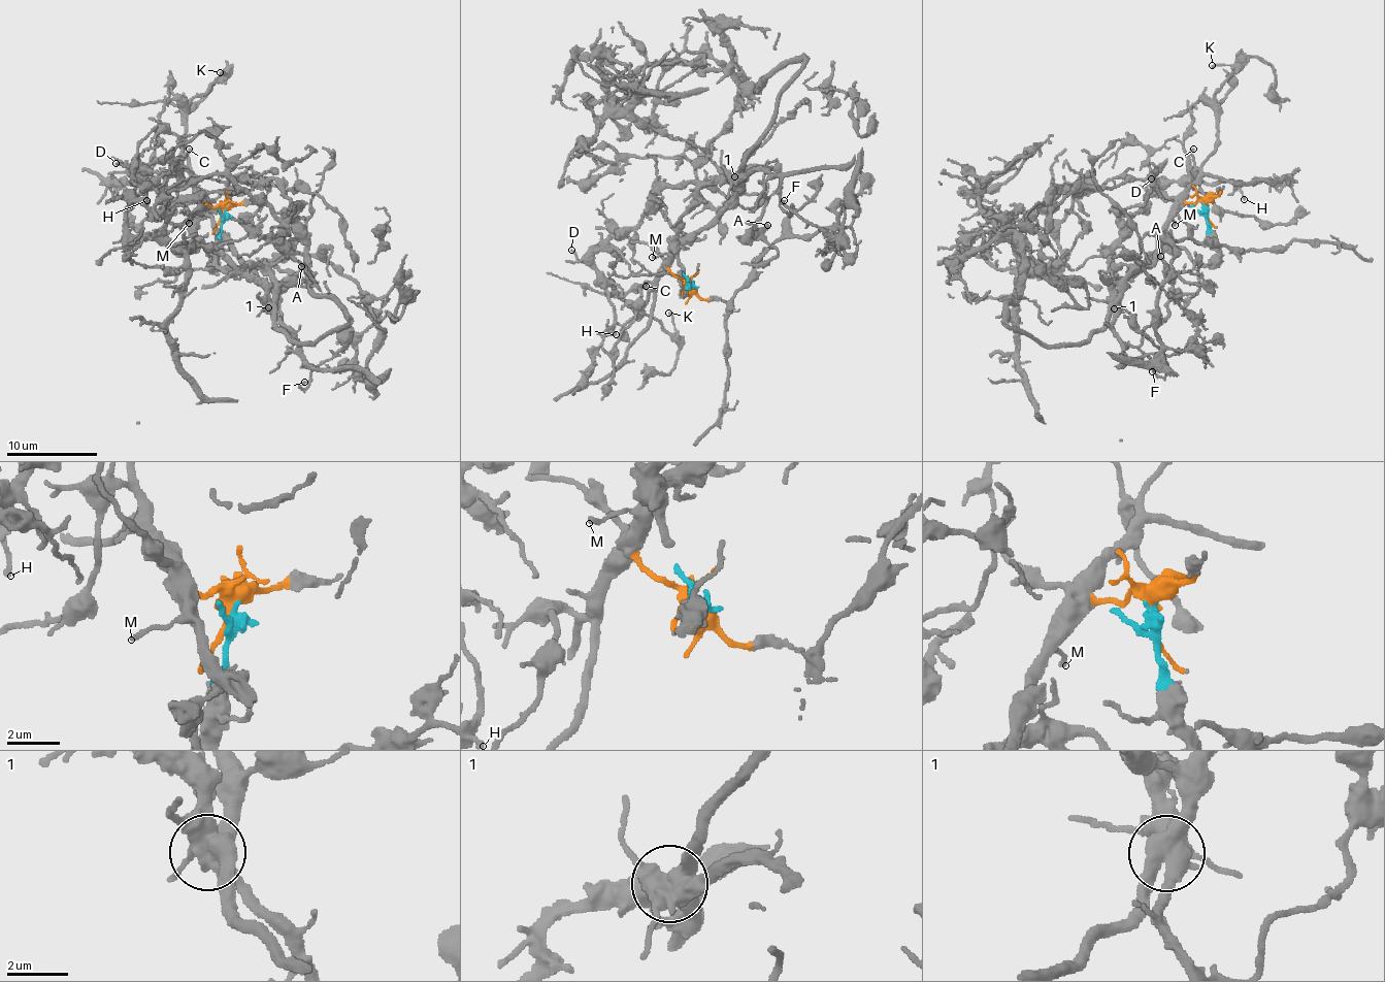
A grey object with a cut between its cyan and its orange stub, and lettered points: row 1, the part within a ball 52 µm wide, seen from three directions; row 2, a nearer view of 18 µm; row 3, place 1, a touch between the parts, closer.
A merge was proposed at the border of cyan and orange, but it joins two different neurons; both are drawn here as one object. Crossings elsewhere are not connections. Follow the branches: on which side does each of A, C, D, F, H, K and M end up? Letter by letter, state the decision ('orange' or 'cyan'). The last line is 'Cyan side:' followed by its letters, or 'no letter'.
A: cyan
C: orange
D: cyan
F: cyan
H: cyan
K: orange
M: orange
Cyan side: A, D, F, H

